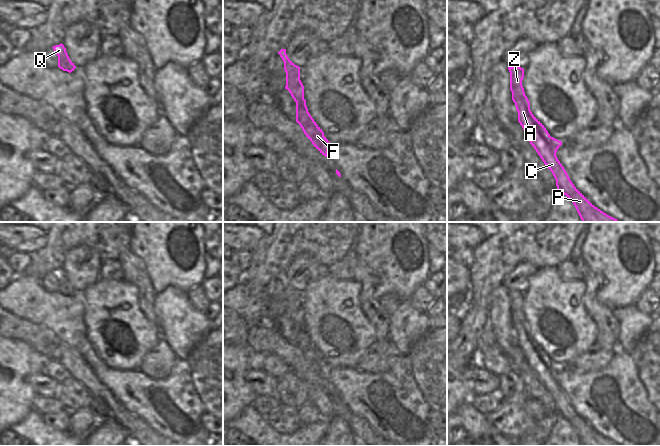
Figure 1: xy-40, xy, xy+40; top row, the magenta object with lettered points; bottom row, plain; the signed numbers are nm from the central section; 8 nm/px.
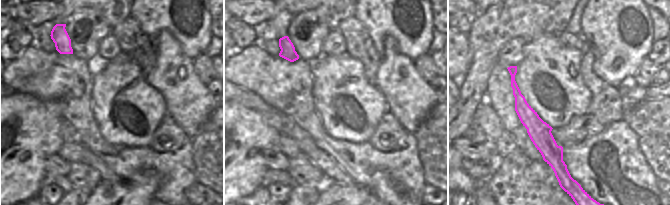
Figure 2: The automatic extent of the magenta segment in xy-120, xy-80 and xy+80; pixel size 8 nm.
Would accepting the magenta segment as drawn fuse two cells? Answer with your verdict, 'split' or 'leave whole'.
leave whole

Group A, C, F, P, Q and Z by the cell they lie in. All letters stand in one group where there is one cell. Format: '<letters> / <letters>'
A C F P Q Z

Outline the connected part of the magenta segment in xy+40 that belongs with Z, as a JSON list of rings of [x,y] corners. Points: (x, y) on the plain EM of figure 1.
[[[508,291],[508,294],[510,296],[512,324],[518,336],[518,346],[522,350],[532,371],[536,374],[546,391],[552,396],[556,404],[557,414],[574,428],[582,446],[619,446],[595,431],[574,410],[556,380],[562,365],[551,361],[544,349],[530,334],[530,326],[522,310],[524,293],[521,291]]]

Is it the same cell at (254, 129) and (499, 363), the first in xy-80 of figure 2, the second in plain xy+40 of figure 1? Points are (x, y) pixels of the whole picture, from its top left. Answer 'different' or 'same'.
different

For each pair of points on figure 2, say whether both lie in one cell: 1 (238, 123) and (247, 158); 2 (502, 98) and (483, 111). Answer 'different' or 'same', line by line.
1: same
2: different

